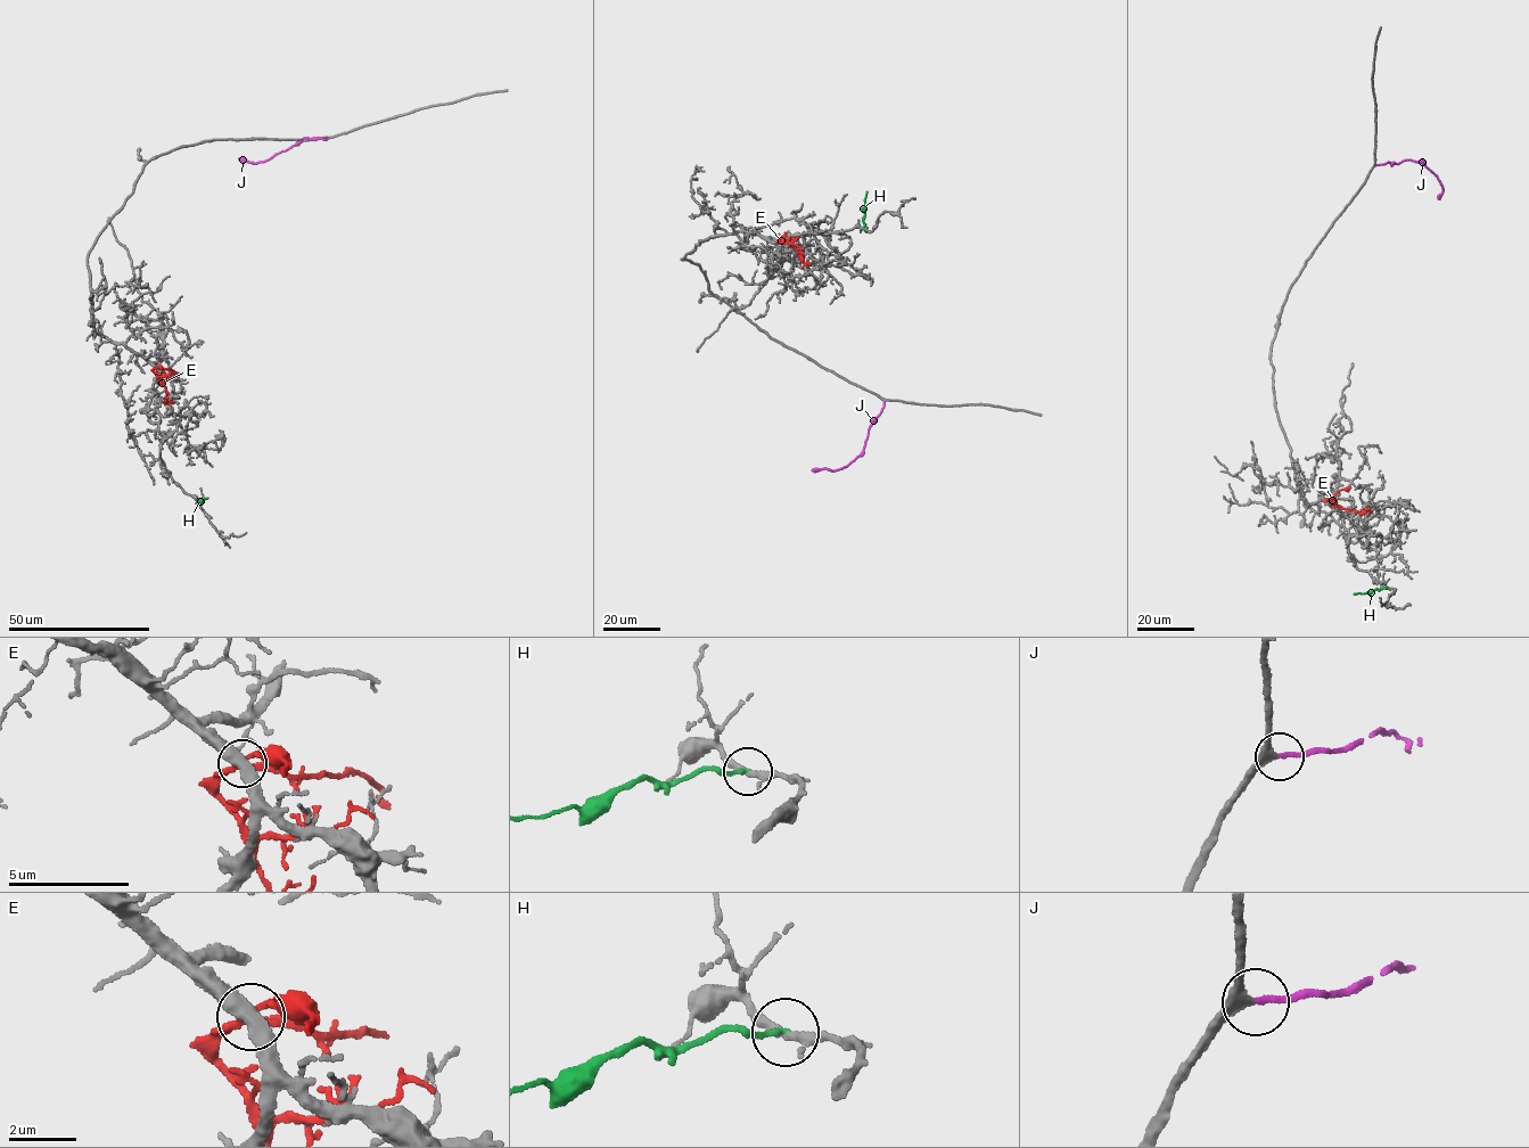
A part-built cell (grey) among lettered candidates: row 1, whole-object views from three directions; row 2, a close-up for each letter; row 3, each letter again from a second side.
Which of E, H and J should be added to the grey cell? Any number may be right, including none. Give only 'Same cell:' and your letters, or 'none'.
Same cell: J

